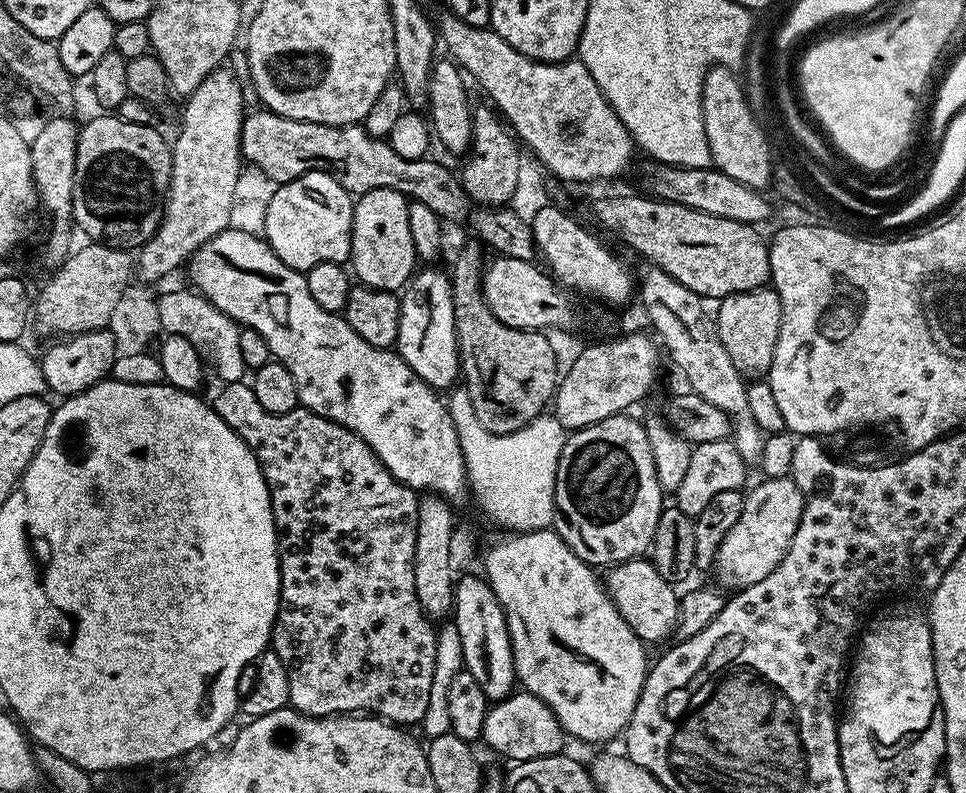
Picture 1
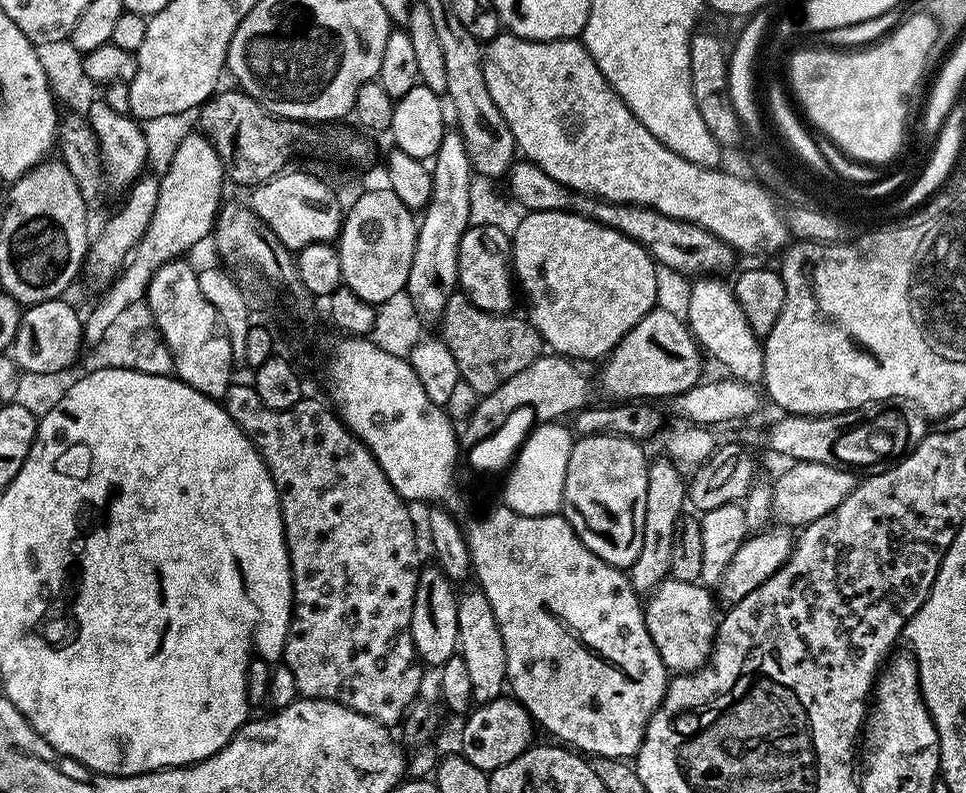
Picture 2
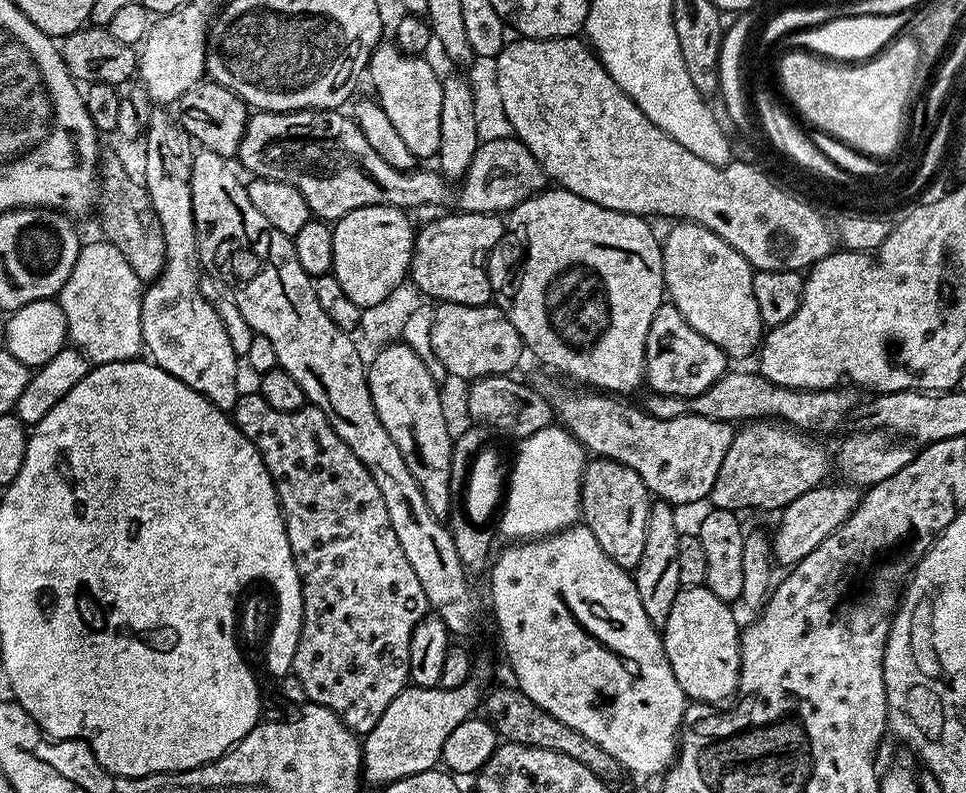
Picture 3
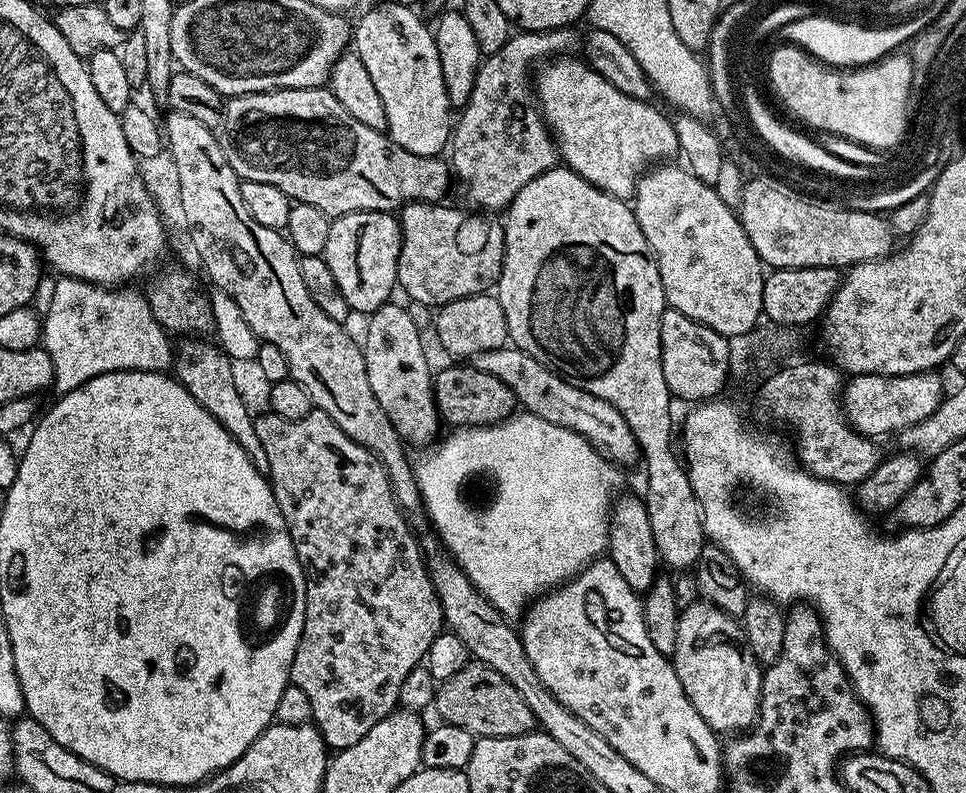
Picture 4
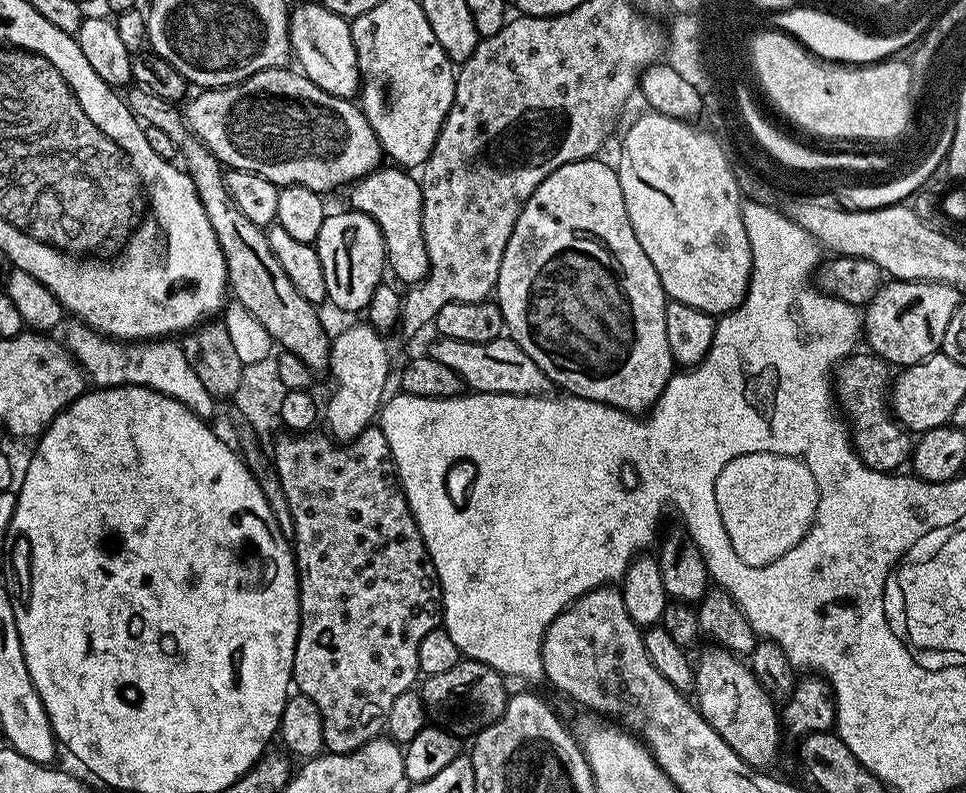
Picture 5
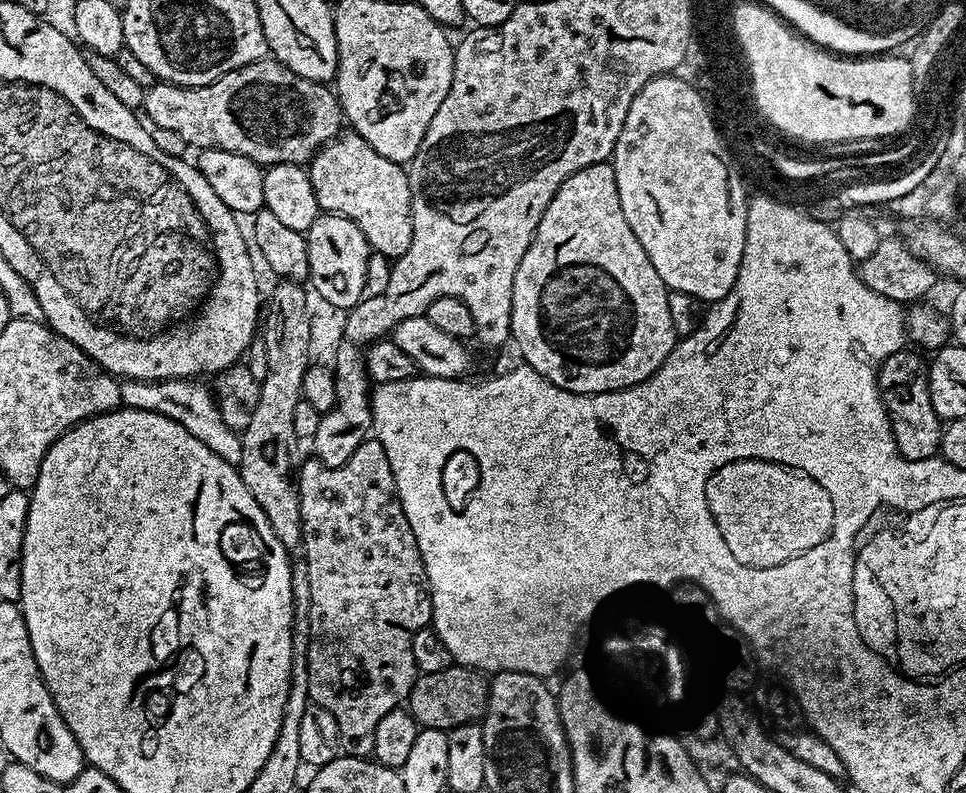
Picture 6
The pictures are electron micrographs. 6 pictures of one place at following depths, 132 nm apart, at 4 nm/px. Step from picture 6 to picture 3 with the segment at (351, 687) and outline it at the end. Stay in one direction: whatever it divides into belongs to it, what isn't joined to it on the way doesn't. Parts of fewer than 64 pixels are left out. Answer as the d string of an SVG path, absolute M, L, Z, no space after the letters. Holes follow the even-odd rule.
M259 392L239 395L237 404L230 412L233 421L242 430L242 434L256 447L266 470L276 483L276 494L280 498L280 511L284 514L284 529L290 542L290 550L294 558L294 566L300 575L302 586L302 602L304 603L304 621L298 638L298 650L294 654L291 675L302 682L302 690L306 690L308 700L314 704L326 706L344 723L351 732L367 734L378 726L378 718L386 714L386 706L394 702L394 698L409 683L408 659L410 658L410 638L414 634L414 626L422 617L429 615L428 599L422 590L422 582L418 582L418 574L414 574L414 566L406 558L402 551L402 545L398 542L398 534L394 534L394 526L390 526L390 514L386 514L386 502L382 502L382 494L378 494L378 486L374 482L372 473L346 446L346 442L332 429L326 414L322 414L320 408L305 406L293 412L274 410L270 402L266 402Z

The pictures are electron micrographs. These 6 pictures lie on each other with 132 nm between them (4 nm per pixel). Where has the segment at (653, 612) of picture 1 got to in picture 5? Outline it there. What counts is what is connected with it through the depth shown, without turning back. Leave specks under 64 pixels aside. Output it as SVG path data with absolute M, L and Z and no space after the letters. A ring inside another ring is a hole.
M708 646L695 661L696 687L694 703L705 722L728 743L751 768L771 769L780 752L782 720L771 696L762 690L751 667L734 652L719 646Z

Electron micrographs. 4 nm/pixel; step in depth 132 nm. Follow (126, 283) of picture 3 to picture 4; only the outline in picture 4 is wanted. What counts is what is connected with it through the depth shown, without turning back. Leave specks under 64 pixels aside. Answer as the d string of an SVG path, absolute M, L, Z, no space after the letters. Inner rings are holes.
M60 276L57 281L41 279L34 299L37 313L42 314L42 347L54 362L57 393L72 392L102 374L167 373L173 367L173 341L154 318L143 291L135 292L132 286L91 284L73 276Z

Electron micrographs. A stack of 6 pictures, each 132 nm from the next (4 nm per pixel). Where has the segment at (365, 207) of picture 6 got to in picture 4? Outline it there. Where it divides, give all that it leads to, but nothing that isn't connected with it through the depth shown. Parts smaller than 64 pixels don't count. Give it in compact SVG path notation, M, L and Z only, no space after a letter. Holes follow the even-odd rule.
M413 200L399 209L398 219L400 222L400 253L398 254L398 270L396 271L396 283L400 284L409 295L410 300L422 302L431 310L439 310L445 304L454 302L458 298L470 298L487 293L500 279L500 271L504 265L504 226L498 219L491 220L488 214L472 214L476 216L467 216L460 208L447 208L444 202L429 202L426 200Z

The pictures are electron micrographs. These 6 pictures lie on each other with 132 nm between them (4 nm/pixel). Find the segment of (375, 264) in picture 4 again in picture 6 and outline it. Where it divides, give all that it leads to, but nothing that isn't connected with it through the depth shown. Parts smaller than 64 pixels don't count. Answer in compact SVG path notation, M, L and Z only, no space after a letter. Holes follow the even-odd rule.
M321 214L310 226L306 234L308 241L308 253L310 254L310 270L308 271L308 280L311 287L316 288L323 298L332 302L335 306L351 310L365 299L364 287L366 286L366 262L368 261L369 247L362 230L345 216L333 216L331 214Z

